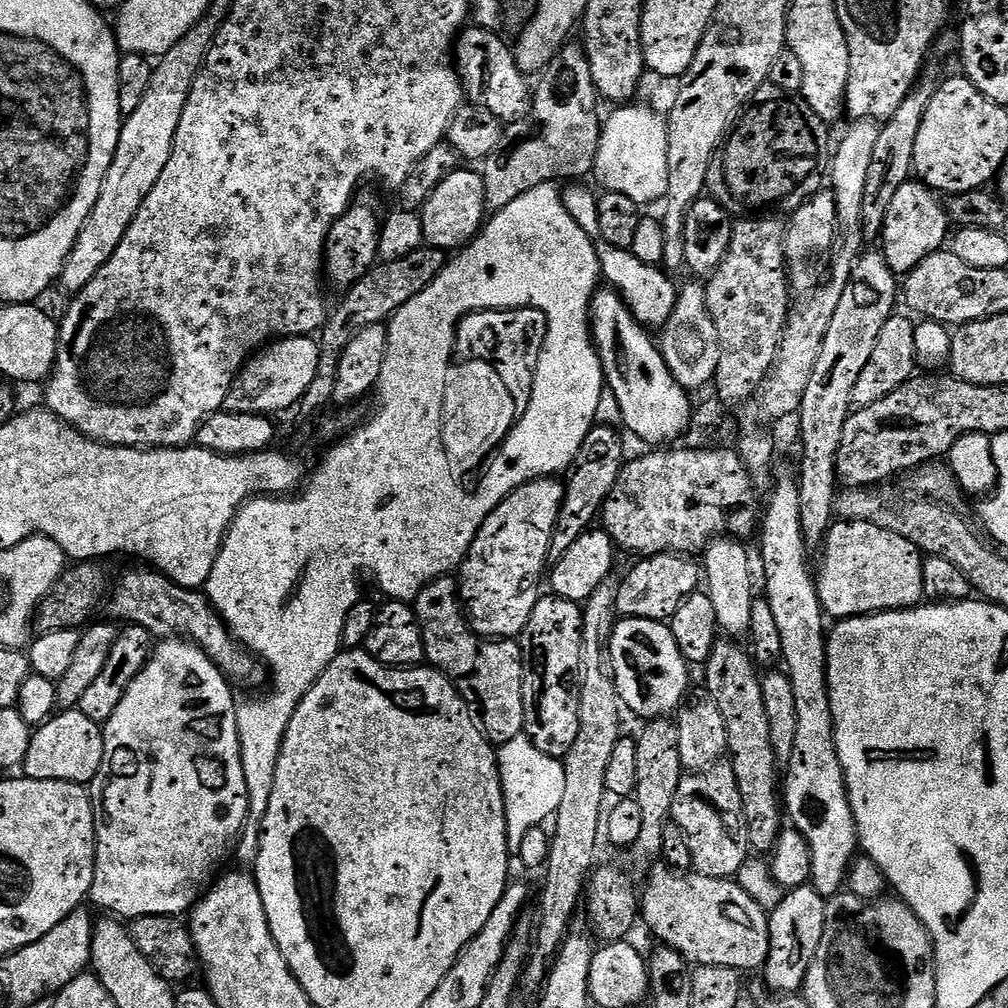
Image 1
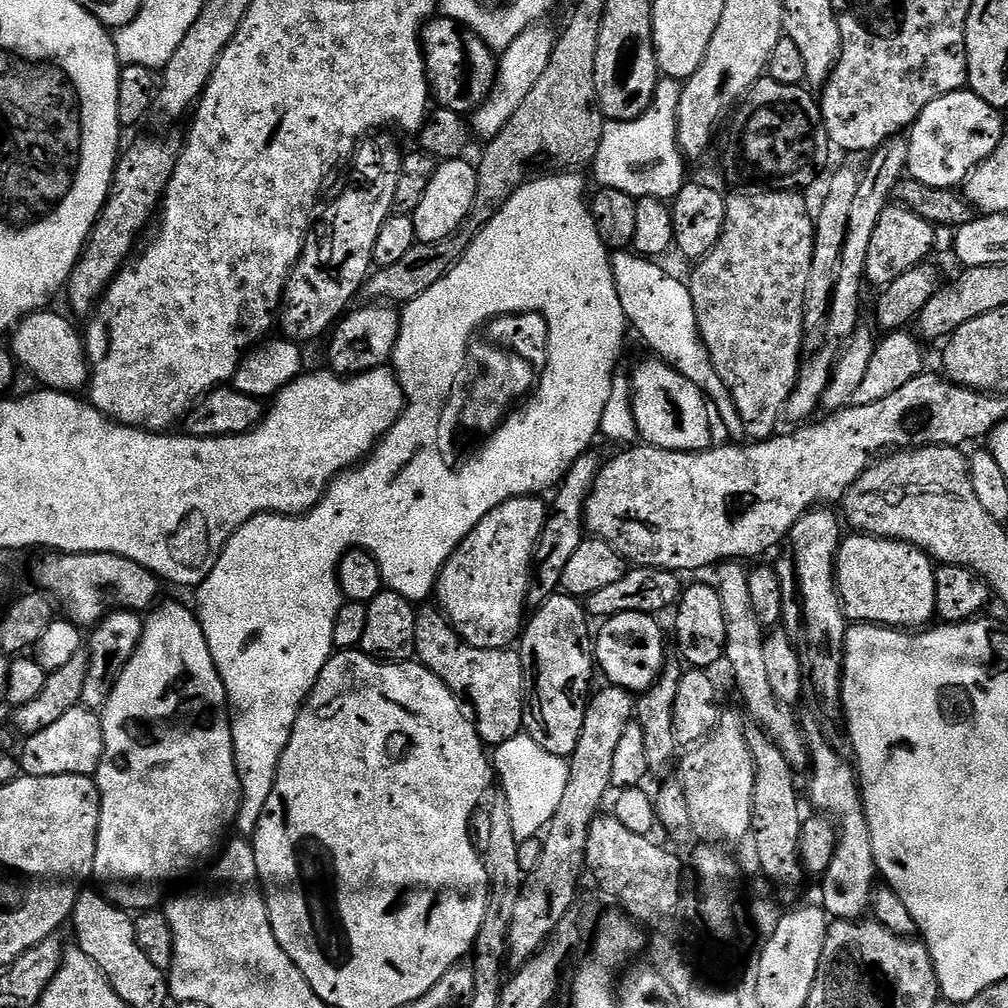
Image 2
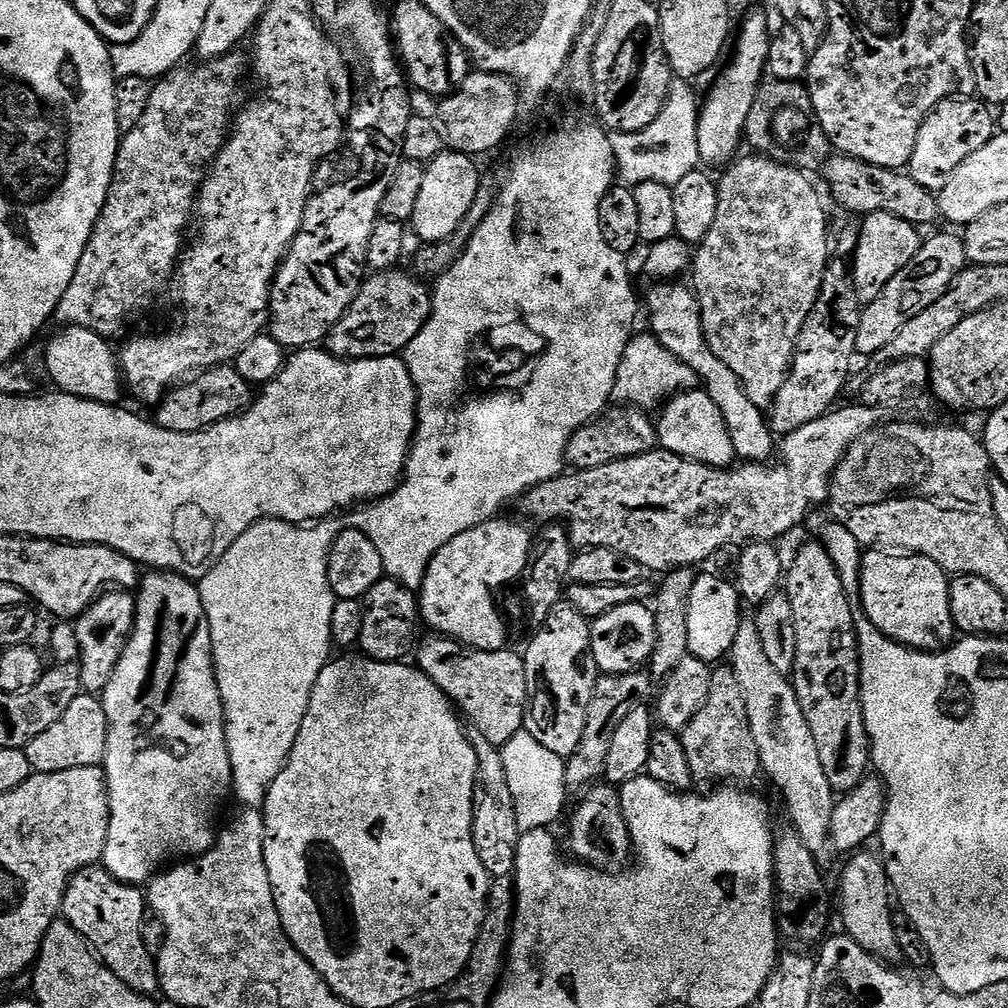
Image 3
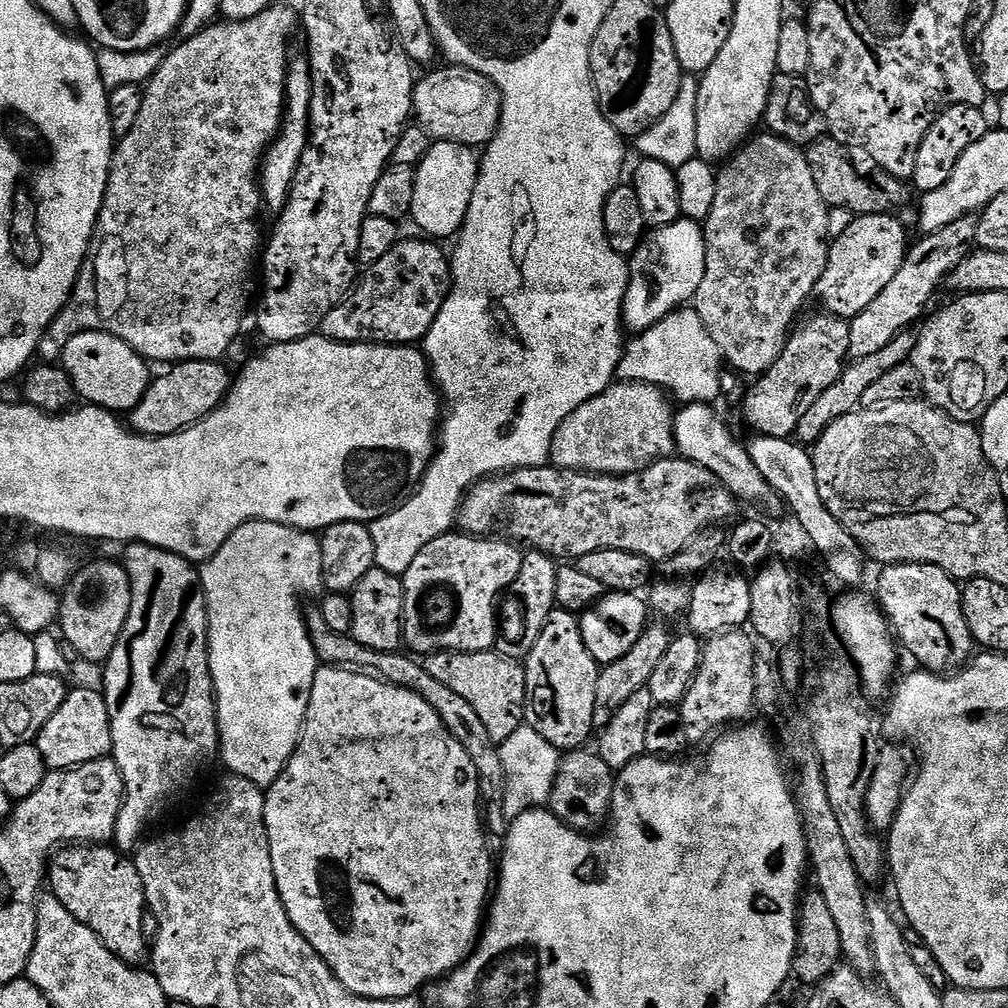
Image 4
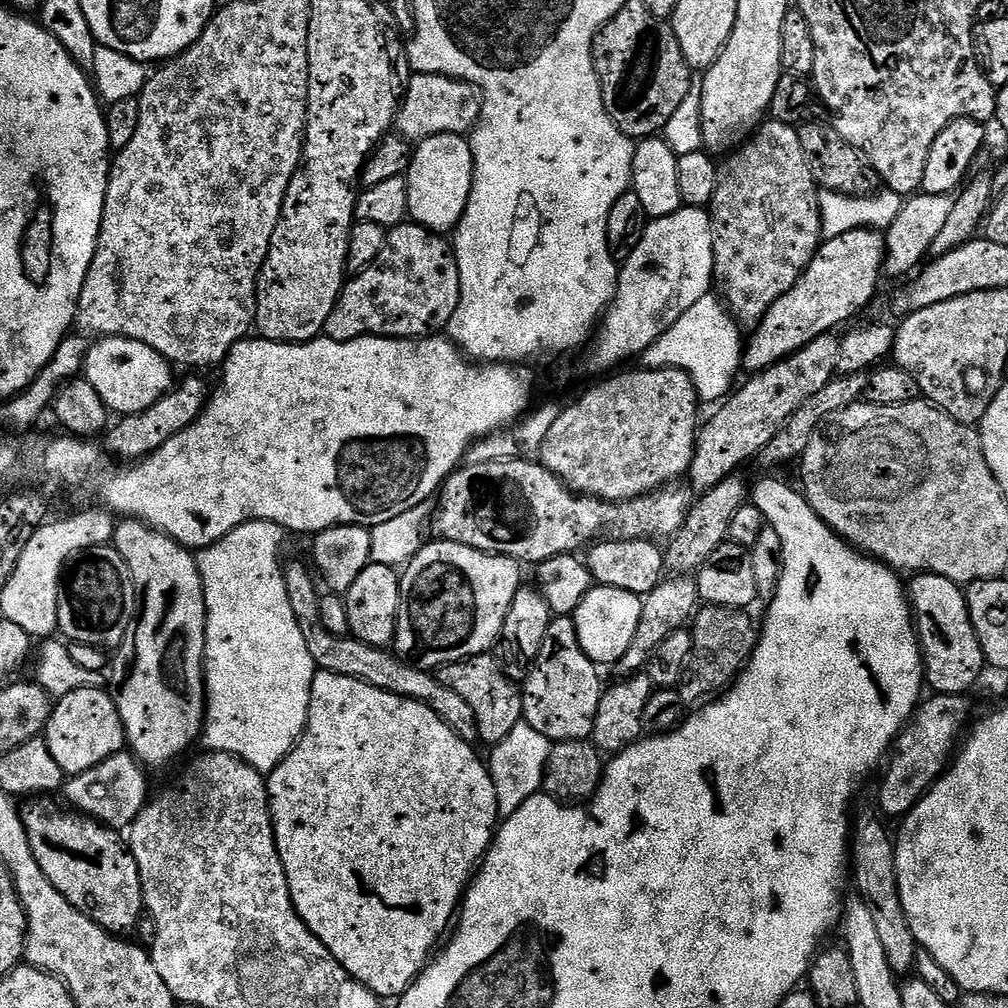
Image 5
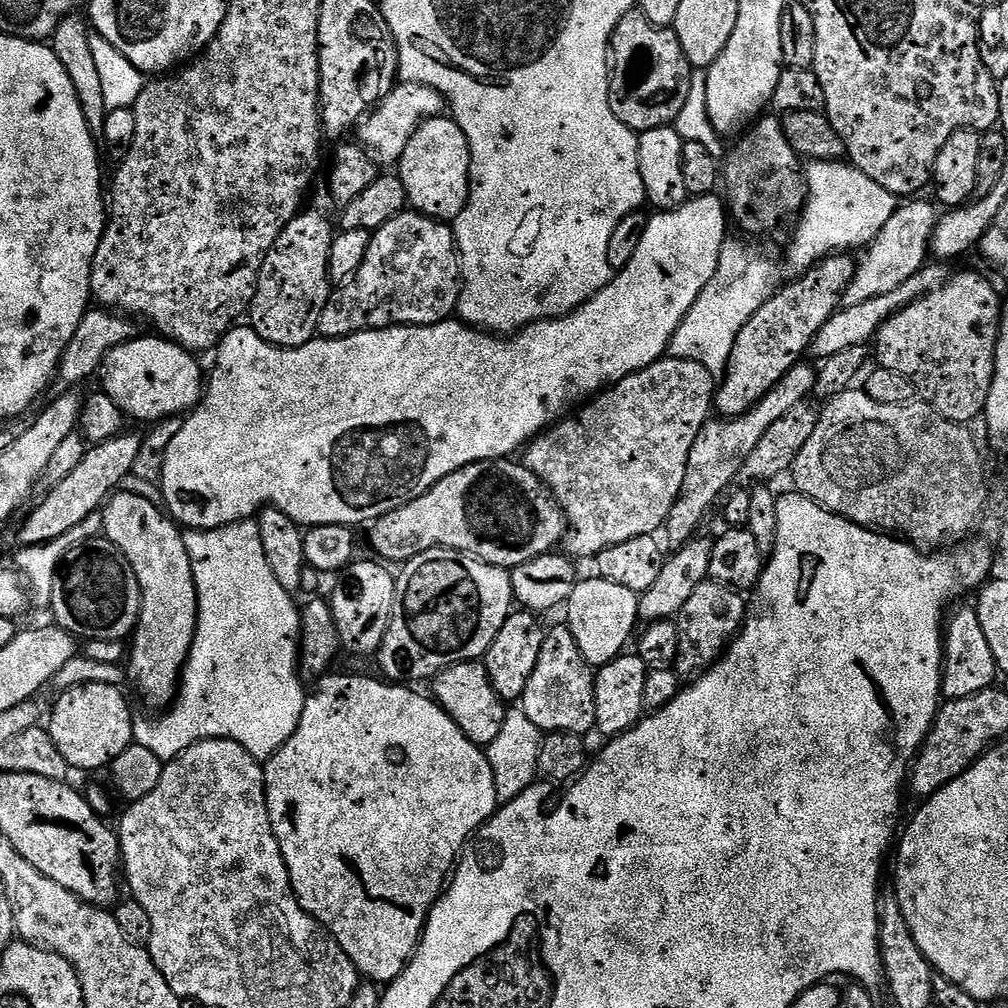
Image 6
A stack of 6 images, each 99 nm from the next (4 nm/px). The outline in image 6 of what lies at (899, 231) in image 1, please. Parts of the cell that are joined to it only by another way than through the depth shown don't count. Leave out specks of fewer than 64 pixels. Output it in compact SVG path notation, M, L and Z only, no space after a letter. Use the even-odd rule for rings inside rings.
M833 254L809 268L803 276L795 277L787 286L781 287L738 330L734 350L719 381L714 397L714 408L721 417L741 416L782 382L782 378L795 364L805 359L812 347L814 334L841 307L844 291L856 273L857 261L848 254ZM789 287L789 288L788 288ZM805 352L805 356L804 356Z

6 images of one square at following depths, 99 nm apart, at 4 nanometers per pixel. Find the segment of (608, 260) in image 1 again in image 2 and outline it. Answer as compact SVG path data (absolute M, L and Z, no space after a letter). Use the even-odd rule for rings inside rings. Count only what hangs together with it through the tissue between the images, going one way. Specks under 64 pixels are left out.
M615 251L611 257L615 289L618 291L618 298L621 299L623 313L626 314L633 331L638 332L659 359L671 365L676 372L704 391L715 415L717 412L731 439L743 439L744 423L737 407L734 406L732 392L718 376L709 358L709 351L706 350L704 340L700 336L694 300L690 297L687 283L664 270L658 265L660 263L637 256L633 251Z

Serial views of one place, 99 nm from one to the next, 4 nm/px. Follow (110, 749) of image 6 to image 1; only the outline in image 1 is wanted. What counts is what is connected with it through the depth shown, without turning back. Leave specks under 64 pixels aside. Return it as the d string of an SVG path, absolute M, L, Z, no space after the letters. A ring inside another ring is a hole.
M64 710L33 731L22 772L30 780L53 780L88 786L98 774L103 757L104 734L101 725L90 722L90 718L86 718L86 714L79 710Z

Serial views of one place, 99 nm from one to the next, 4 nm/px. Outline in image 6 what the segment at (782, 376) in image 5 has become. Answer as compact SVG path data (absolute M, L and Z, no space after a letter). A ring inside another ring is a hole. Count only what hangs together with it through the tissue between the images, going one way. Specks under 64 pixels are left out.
M801 362L795 364L782 382L778 382L778 386L774 386L774 390L770 390L770 394L766 394L766 398L762 398L762 402L754 405L746 414L712 418L702 426L698 438L694 438L694 446L690 446L690 462L686 466L686 478L682 478L680 497L674 502L662 529L663 535L668 535L669 542L673 544L673 549L683 548L699 533L696 531L707 518L712 503L716 499L719 501L733 487L732 479L735 481L739 477L746 458L750 458L754 446L758 446L762 434L770 430L770 425L798 406L798 402L808 400L815 390L816 368L808 365L808 362Z

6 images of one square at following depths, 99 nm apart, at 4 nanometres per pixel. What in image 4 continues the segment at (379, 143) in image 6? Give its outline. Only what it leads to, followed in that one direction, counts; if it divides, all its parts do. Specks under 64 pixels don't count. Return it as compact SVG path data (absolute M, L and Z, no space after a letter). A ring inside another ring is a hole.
M437 67L432 70L437 70L437 72L432 72L429 76L422 77L421 80L419 77L415 81L412 90L412 111L415 123L433 141L458 142L462 146L473 150L479 149L481 146L487 146L500 125L502 98L498 86L490 78L486 78L469 68L443 67Z

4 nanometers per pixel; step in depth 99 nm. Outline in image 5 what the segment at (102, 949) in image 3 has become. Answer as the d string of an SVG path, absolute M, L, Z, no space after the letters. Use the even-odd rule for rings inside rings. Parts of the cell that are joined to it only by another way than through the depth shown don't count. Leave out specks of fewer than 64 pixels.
M32 804L23 809L30 850L42 874L46 874L54 890L62 893L70 906L86 912L98 926L113 934L131 933L145 911L138 862L134 862L131 848L117 829L83 812L64 808L56 804Z

